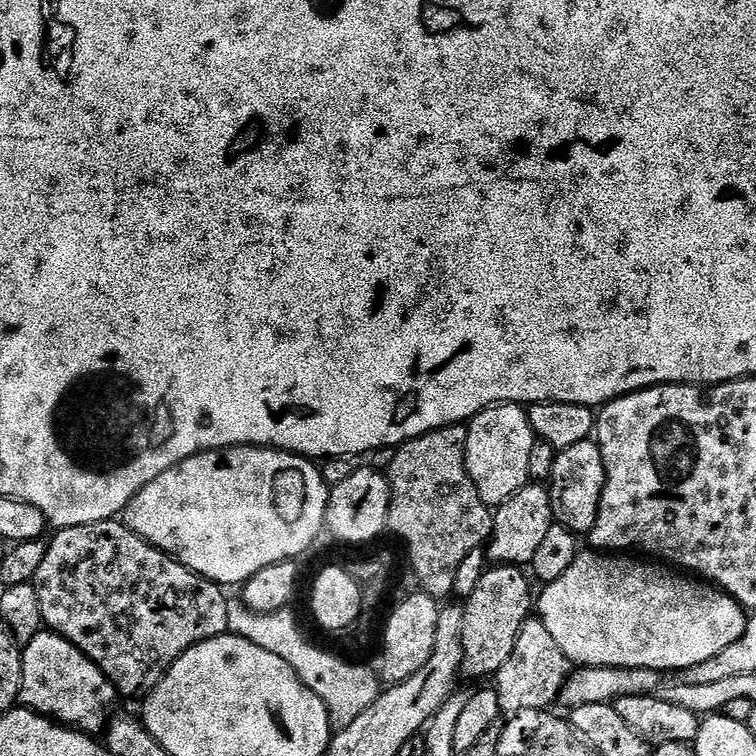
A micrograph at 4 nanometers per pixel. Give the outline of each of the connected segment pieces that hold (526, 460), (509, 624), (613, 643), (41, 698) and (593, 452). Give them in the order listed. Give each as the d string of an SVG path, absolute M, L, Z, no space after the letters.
M493 404L467 421L466 427L466 470L482 502L495 510L511 496L529 487L530 452L537 442L536 433L530 426L527 411L519 404Z
M497 565L487 569L474 592L463 603L462 666L460 675L466 681L495 677L514 651L521 627L531 615L534 592L530 590L527 573L517 565Z
M600 550L587 551L581 551L570 570L547 585L544 593L538 596L539 620L550 634L554 634L554 640L573 665L645 668L661 674L679 674L690 666L698 666L698 662L707 662L714 658L714 654L742 638L748 625L746 610L733 596L727 596L719 588L656 562L629 558L624 554L605 554Z
M41 630L29 644L23 645L22 651L24 661L19 703L23 707L55 720L57 724L74 726L77 732L100 734L107 729L113 715L112 703L118 700L118 693L93 660L51 630Z
M589 438L555 453L548 496L552 499L552 518L577 534L591 533L598 518L602 490L606 482L606 466L602 462L600 447Z

